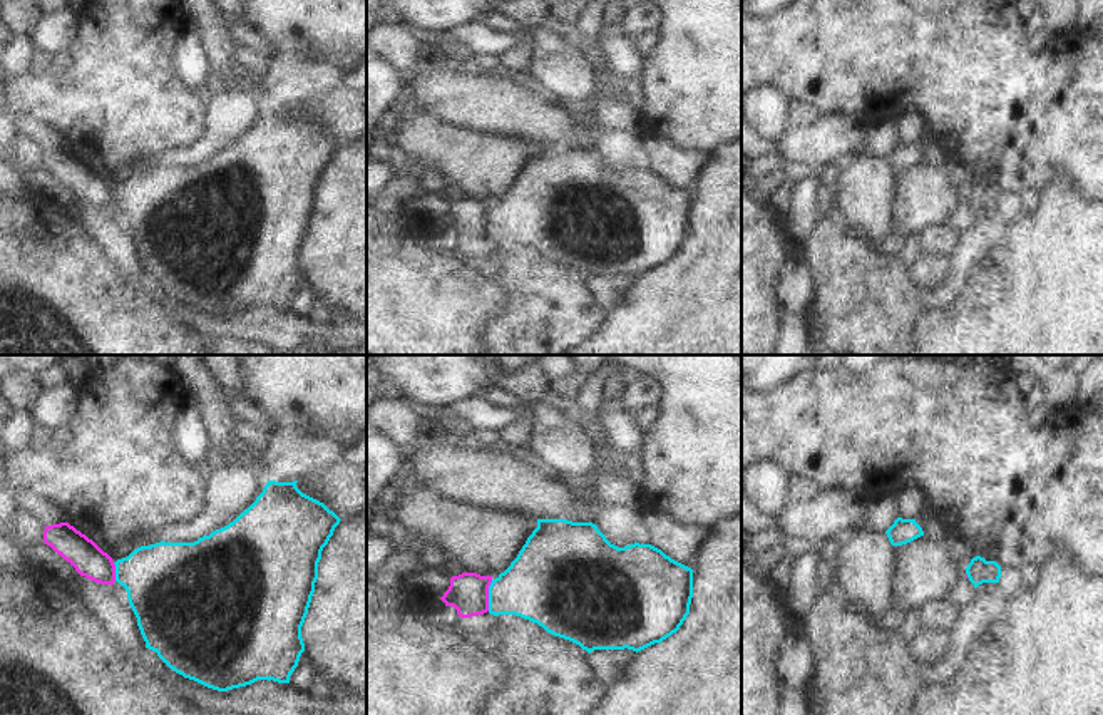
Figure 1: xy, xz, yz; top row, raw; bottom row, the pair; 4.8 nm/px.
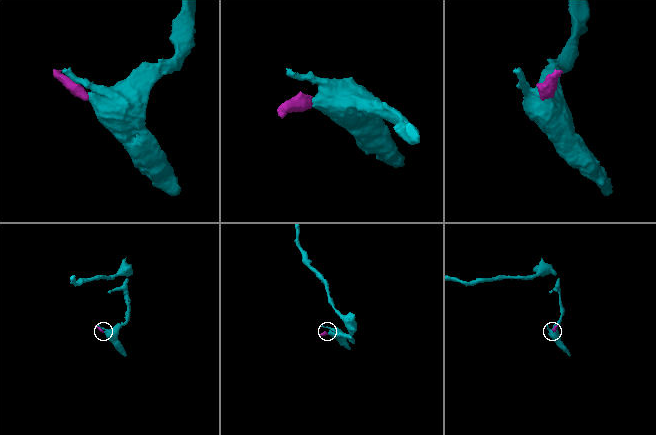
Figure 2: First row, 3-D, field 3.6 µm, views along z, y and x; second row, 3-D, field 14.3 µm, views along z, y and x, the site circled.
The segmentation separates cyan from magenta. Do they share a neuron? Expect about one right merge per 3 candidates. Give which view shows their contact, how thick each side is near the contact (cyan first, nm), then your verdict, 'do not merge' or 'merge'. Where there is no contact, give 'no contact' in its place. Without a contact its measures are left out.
xz | 340/190 nm | do not merge

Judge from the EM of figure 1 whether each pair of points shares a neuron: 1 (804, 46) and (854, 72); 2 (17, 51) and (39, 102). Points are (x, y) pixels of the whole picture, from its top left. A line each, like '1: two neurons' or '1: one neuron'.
1: one neuron
2: two neurons

